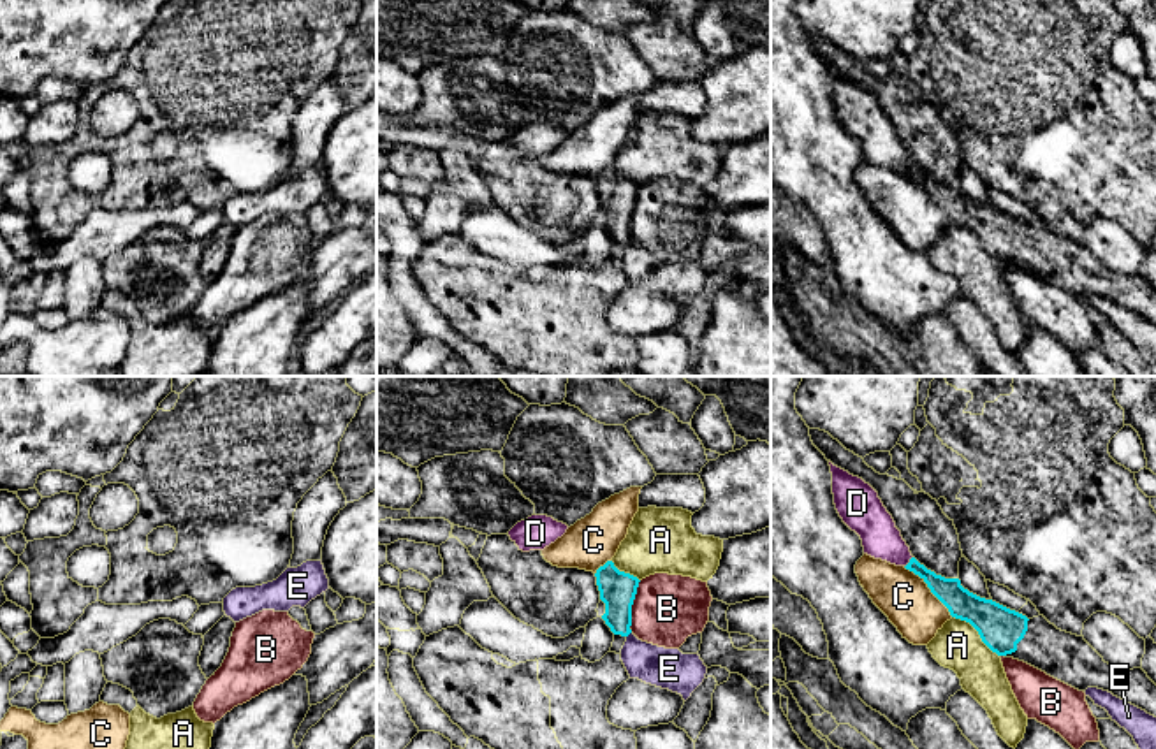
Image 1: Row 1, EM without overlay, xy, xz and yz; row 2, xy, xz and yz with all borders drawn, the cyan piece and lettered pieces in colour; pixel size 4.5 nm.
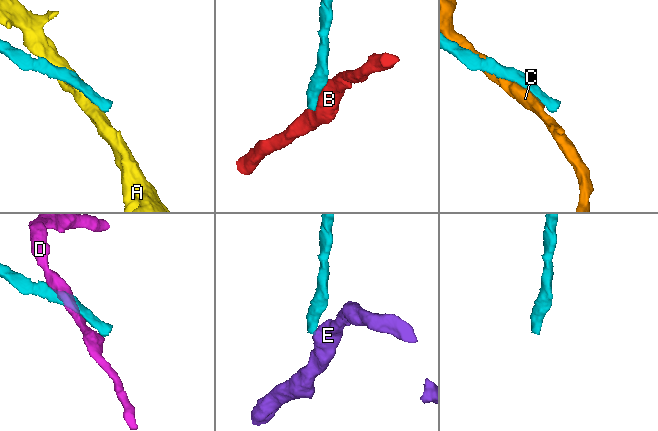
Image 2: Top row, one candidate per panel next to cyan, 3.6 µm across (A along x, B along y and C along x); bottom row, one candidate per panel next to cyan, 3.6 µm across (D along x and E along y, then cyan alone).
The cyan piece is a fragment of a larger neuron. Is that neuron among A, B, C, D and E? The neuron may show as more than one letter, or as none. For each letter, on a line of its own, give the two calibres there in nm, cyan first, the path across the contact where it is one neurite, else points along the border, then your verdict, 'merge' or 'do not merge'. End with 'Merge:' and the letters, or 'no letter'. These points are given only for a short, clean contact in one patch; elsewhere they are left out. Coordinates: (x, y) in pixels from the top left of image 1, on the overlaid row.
A: 200 nm thick on the cyan side, 220 nm on the other; do not merge
B: 170 nm thick on the cyan side, 320 nm on the other; do not merge
C: 140 nm thick on the cyan side, 240 nm on the other; do not merge
D: 120 nm thick on the cyan side, 180 nm on the other; do not merge
E: 170 nm thick on the cyan side, 190 nm on the other; border along xz (630, 632), (627, 637); do not merge
Merge: no letter

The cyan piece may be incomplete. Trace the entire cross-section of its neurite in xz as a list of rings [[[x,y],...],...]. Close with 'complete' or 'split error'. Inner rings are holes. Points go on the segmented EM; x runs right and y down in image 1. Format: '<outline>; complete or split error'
[[[607,561],[595,573],[600,600],[605,603],[602,619],[614,633],[611,652],[619,654],[626,636],[632,633],[632,605],[637,594],[639,578],[619,571],[612,561]]]; split error

